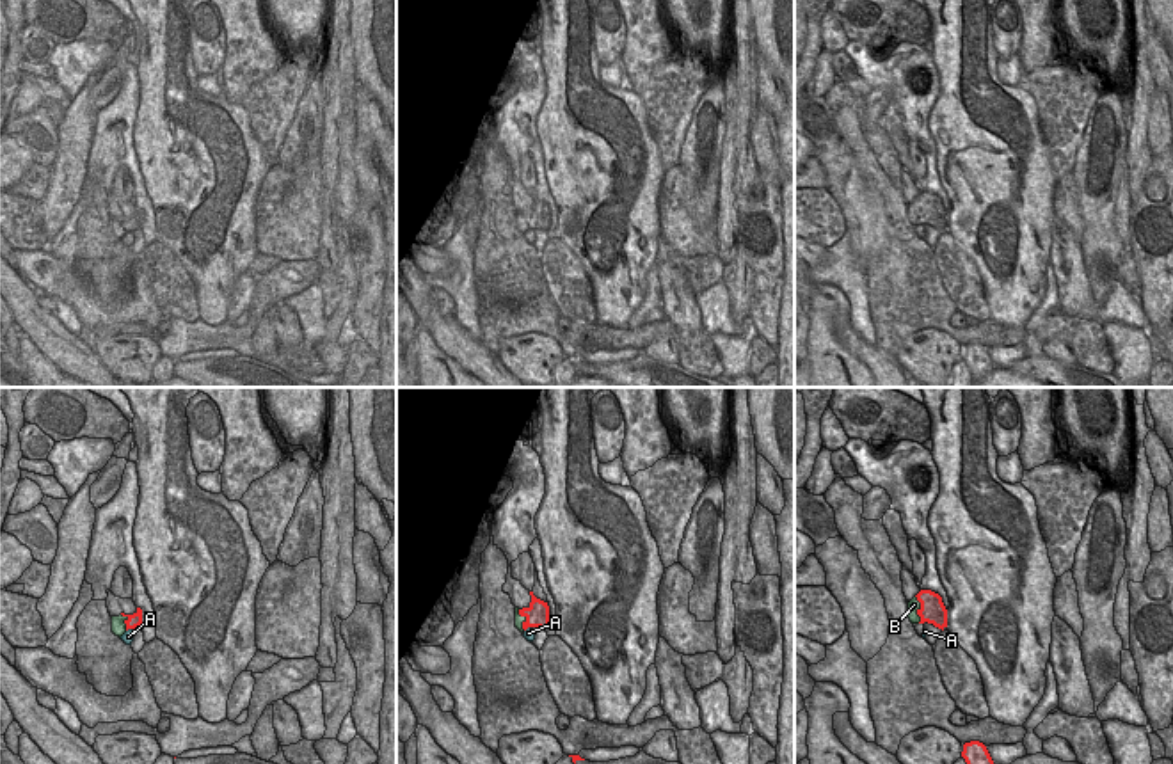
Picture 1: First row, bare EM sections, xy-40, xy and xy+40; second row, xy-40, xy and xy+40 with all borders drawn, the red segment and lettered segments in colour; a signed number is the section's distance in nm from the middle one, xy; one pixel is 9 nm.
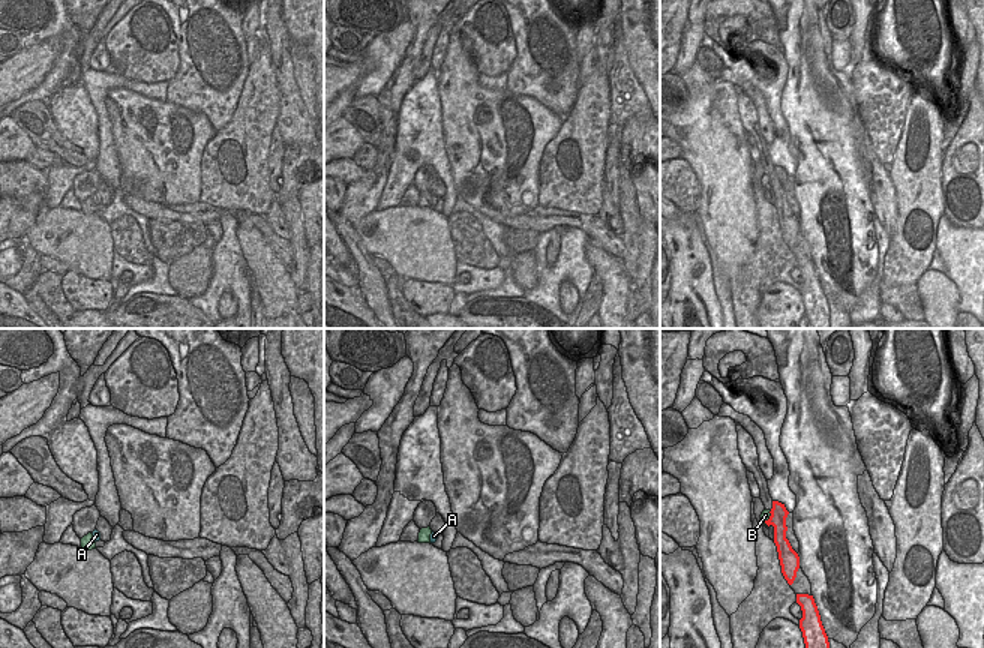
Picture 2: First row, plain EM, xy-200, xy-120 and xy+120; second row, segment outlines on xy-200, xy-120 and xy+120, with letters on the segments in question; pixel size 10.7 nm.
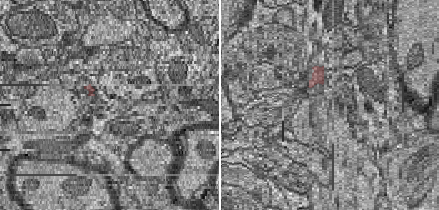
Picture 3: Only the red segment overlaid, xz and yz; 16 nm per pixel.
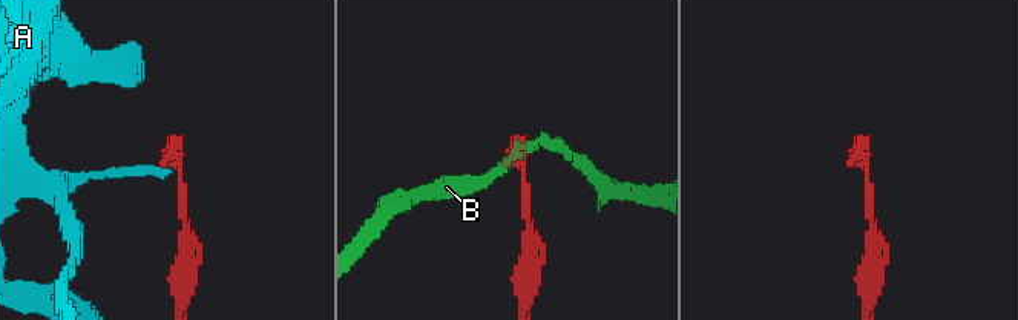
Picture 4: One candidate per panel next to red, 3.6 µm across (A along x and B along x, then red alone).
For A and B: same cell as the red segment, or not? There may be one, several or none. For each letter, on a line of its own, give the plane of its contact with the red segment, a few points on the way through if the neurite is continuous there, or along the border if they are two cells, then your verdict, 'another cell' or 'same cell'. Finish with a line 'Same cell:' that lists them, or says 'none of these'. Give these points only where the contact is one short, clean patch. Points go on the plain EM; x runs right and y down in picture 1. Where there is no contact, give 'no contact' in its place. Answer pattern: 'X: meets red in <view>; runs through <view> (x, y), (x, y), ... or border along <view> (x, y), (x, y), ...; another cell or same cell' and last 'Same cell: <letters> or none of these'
A: meets red in xy-40; border along xy-40 (132, 230), (127, 233); another cell
B: meets red in xy+40; border along xy+40 (916, 198), (919, 224); another cell
Same cell: none of these

